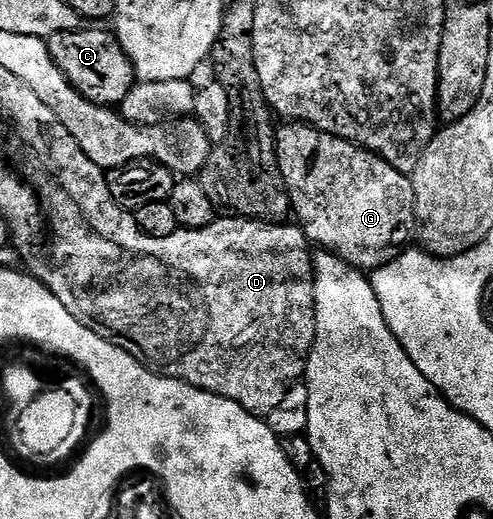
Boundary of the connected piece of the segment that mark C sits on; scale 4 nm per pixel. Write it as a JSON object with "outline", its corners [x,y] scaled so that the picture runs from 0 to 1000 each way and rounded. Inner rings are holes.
{"outline":[[[221,58],[215,60],[140,60],[114,64],[93,77],[93,91],[114,127],[130,141],[130,148],[178,195],[205,206],[229,208],[260,187],[260,179],[276,166],[276,146],[268,118],[239,85],[239,73]]]}

